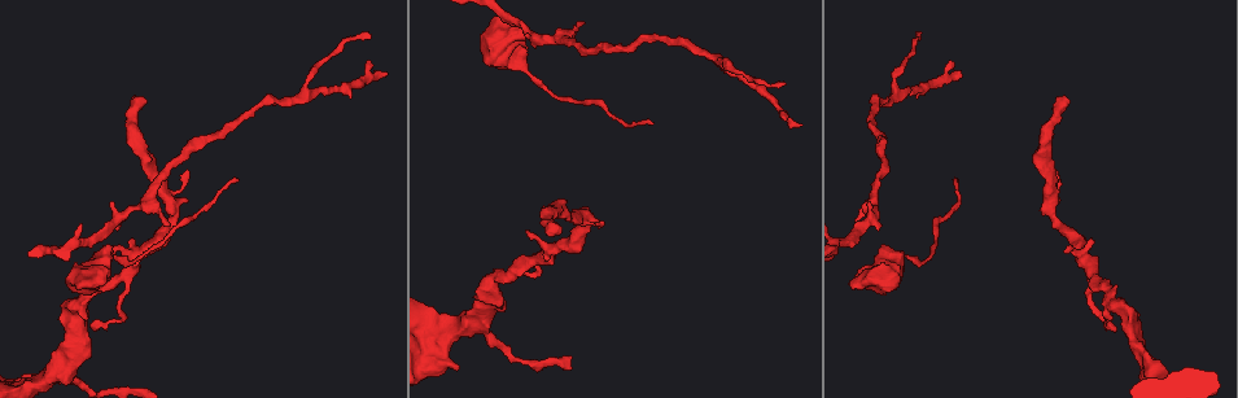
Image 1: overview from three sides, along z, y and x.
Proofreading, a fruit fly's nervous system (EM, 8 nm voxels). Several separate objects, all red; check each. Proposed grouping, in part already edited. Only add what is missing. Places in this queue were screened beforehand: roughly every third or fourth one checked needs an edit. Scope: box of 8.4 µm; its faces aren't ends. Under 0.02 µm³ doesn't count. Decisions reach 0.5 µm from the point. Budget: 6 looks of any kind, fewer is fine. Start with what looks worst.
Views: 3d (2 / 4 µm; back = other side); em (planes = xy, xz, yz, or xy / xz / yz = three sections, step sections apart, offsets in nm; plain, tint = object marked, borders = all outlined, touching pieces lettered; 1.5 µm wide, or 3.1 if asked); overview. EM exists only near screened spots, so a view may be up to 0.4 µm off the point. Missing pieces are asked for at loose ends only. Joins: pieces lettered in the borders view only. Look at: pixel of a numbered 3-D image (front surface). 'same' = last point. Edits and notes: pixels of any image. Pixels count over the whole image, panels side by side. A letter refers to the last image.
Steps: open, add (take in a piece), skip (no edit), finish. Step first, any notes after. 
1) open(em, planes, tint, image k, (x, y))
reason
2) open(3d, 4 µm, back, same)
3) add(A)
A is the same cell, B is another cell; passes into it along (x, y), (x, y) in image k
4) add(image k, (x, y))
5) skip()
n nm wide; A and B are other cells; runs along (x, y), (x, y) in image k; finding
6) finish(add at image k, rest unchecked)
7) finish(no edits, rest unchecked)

open(em, yz, step 4, tint, image 1, (585, 24))
tapers out

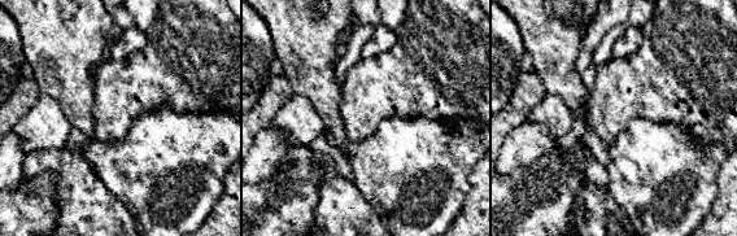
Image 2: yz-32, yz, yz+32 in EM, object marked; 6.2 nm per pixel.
open(em, planes, borders, same)
another direction

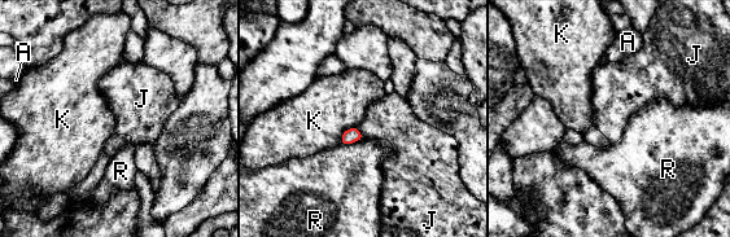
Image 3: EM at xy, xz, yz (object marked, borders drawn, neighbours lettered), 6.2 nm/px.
skip()
R touches over 160 nm; A, J, K and R are other cells; border along (355, 127), (364, 137) in image 3; no lettered piece goes on from it

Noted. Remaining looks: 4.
open(em, 3.1 µm, yz, step 8, tint, image 1, (958, 72))
branch stops here

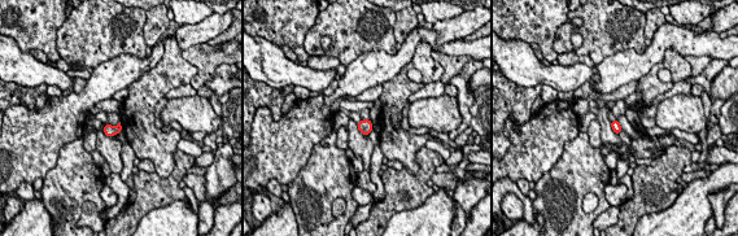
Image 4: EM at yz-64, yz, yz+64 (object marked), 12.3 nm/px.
open(em, 3.1 µm, yz, step 8, borders, same)
what lies round it

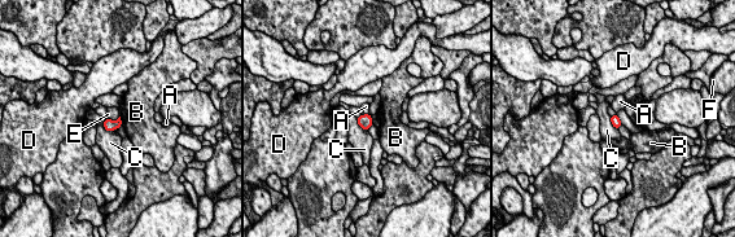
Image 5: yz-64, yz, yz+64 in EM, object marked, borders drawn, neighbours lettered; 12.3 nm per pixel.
skip()
C touches over 200 nm; A, B, C, D, E and F are other cells; border along (104, 119), (104, 127), (112, 132) in image 5; none of them fits

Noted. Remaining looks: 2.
open(em, planes, borders, image 1, (1065, 251))
an open end

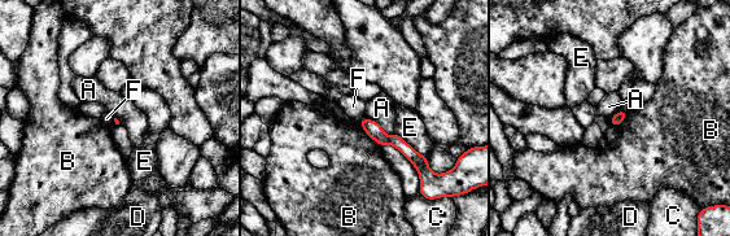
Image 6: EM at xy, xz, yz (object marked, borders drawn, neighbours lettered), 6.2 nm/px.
skip()
A, B, C, D, E and F are other cells; no lettered piece goes on from it

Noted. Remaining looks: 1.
finish(no edits, rest unchecked)

